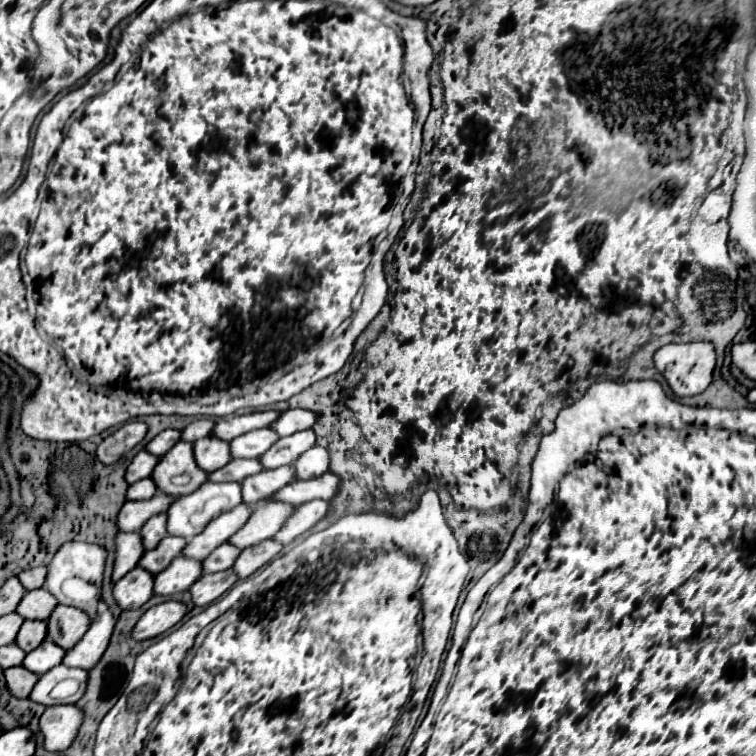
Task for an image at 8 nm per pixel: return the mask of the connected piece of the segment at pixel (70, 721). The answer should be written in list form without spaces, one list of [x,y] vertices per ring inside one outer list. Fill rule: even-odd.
[[[55,705],[47,707],[39,727],[45,737],[45,749],[61,753],[69,749],[77,737],[83,723],[83,711],[75,705]]]

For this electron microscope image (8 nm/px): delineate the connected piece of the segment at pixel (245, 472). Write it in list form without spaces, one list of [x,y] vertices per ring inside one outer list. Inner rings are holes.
[[[233,459],[219,471],[213,471],[209,475],[211,481],[237,481],[241,483],[249,475],[257,475],[263,471],[263,465],[259,459]]]

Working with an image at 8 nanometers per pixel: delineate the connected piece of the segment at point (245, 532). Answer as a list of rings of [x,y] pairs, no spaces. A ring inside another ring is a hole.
[[[279,501],[261,503],[259,507],[255,507],[255,515],[251,515],[247,525],[241,531],[237,531],[229,539],[229,543],[235,543],[235,547],[239,549],[247,549],[255,543],[261,543],[263,539],[269,539],[285,525],[285,521],[293,515],[293,511],[295,507],[289,503]]]

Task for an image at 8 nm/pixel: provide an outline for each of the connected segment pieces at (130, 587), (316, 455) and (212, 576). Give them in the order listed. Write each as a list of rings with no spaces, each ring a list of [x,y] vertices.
[[[135,567],[115,583],[113,595],[121,609],[139,609],[153,595],[153,575],[143,567]]]
[[[315,445],[311,451],[305,451],[295,463],[293,467],[299,471],[299,479],[315,479],[323,473],[329,471],[329,449]]]
[[[227,569],[223,573],[205,573],[199,583],[191,587],[193,603],[195,605],[209,605],[215,599],[219,599],[225,591],[229,591],[239,581],[237,573],[233,569]]]

